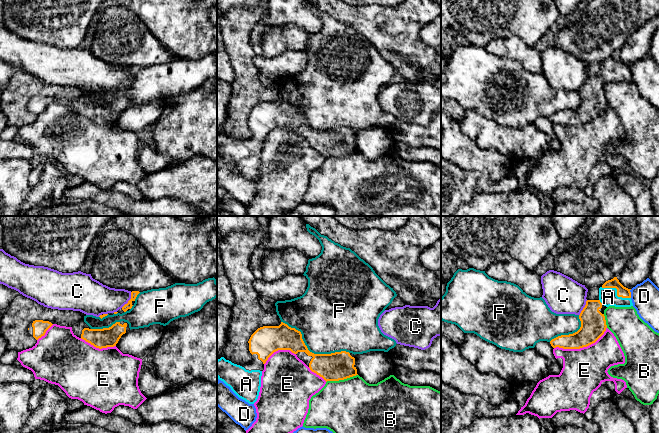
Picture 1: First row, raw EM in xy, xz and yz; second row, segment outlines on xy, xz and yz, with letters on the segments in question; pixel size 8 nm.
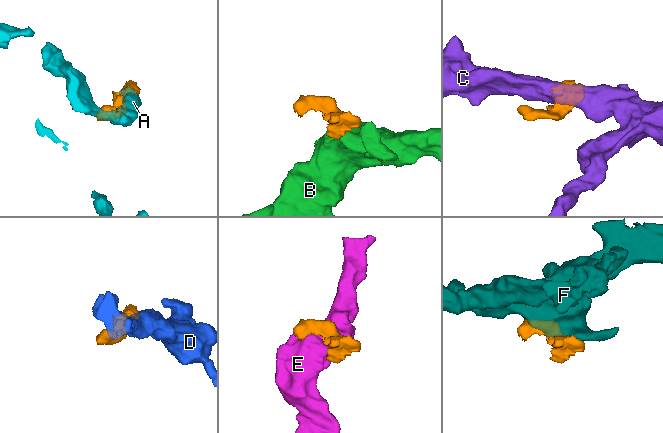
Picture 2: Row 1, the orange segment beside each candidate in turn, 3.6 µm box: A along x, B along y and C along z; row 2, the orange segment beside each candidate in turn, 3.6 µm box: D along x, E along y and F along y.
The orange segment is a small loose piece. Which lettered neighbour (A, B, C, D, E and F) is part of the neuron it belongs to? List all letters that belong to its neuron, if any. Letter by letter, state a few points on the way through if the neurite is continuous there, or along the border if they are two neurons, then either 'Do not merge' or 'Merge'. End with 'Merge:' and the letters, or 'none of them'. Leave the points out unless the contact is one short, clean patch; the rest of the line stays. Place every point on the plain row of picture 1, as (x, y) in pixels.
A: Path across: yz (622, 67), (617, 67), (608, 73). Merge
B: Boundary: xz (357, 150), (326, 158). Do not merge
C: Boundary: xy (131, 68), (131, 74), (121, 83). Do not merge
D: Boundary: yz (631, 65), (630, 73). Do not merge
E: Do not merge
F: Do not merge
Merge: A

